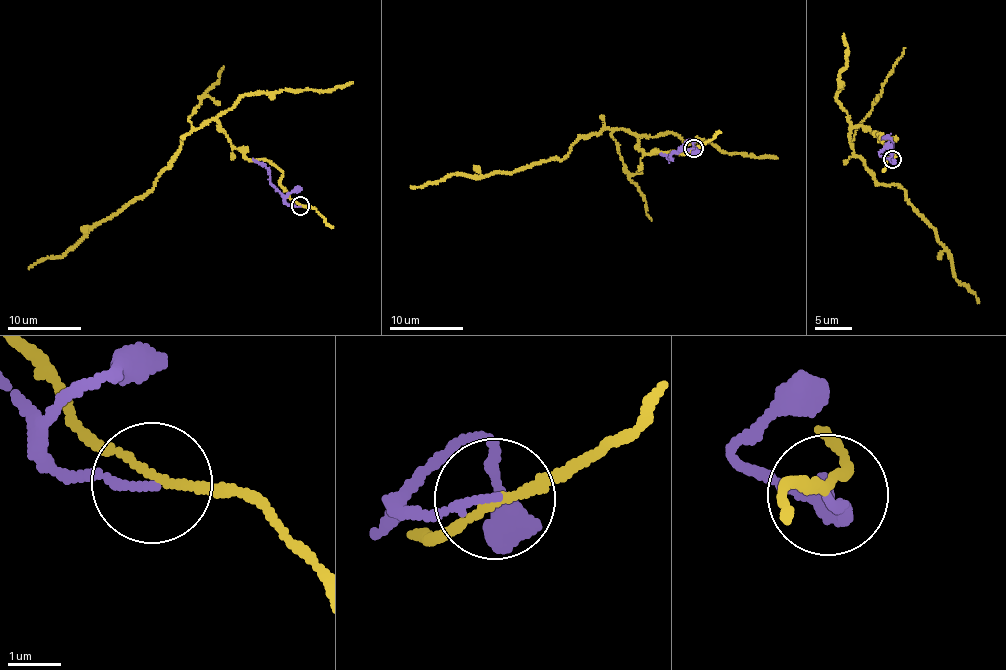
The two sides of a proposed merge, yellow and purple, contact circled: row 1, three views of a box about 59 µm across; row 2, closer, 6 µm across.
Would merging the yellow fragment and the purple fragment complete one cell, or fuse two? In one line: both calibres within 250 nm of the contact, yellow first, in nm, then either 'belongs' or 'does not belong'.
calibres 130 and 160 nm; does not belong

